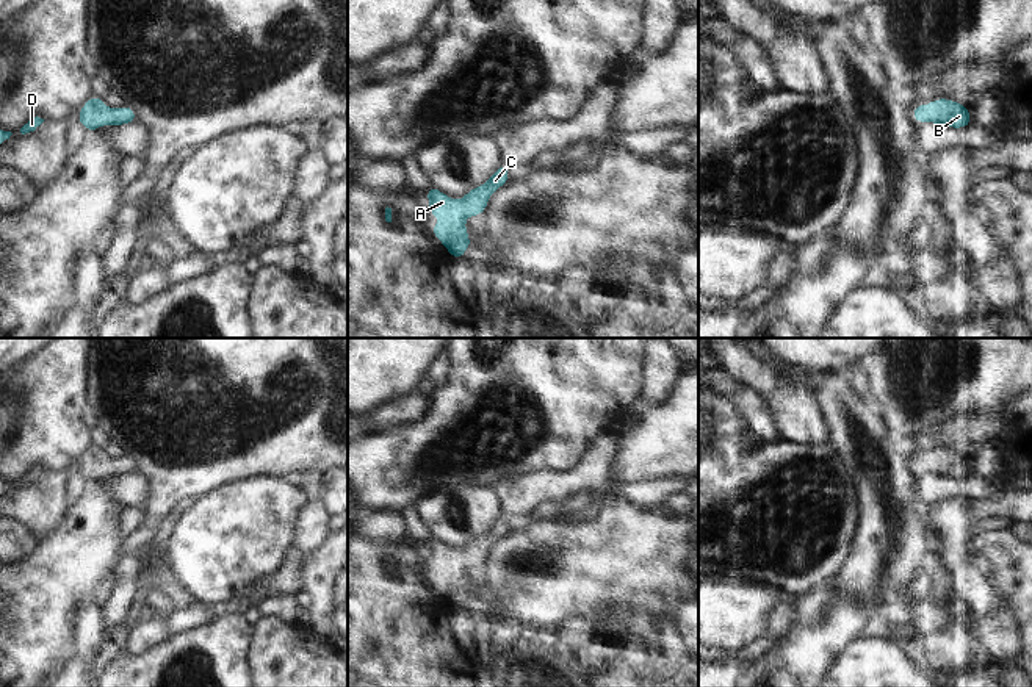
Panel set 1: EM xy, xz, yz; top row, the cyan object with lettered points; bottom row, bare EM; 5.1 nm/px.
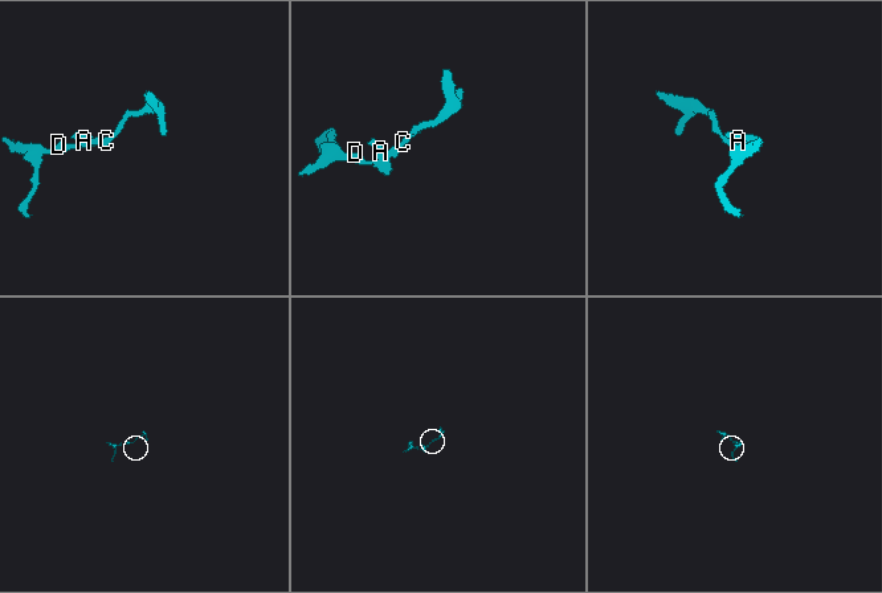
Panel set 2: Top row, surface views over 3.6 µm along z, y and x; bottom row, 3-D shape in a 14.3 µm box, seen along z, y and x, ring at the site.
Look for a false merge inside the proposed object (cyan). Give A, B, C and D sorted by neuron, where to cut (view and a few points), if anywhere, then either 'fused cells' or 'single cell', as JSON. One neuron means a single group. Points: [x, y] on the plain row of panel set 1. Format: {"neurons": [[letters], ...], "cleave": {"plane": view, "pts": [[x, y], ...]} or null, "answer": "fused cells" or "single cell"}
{"neurons": [["A", "B", "C", "D"]], "cleave": null, "answer": "single cell"}

